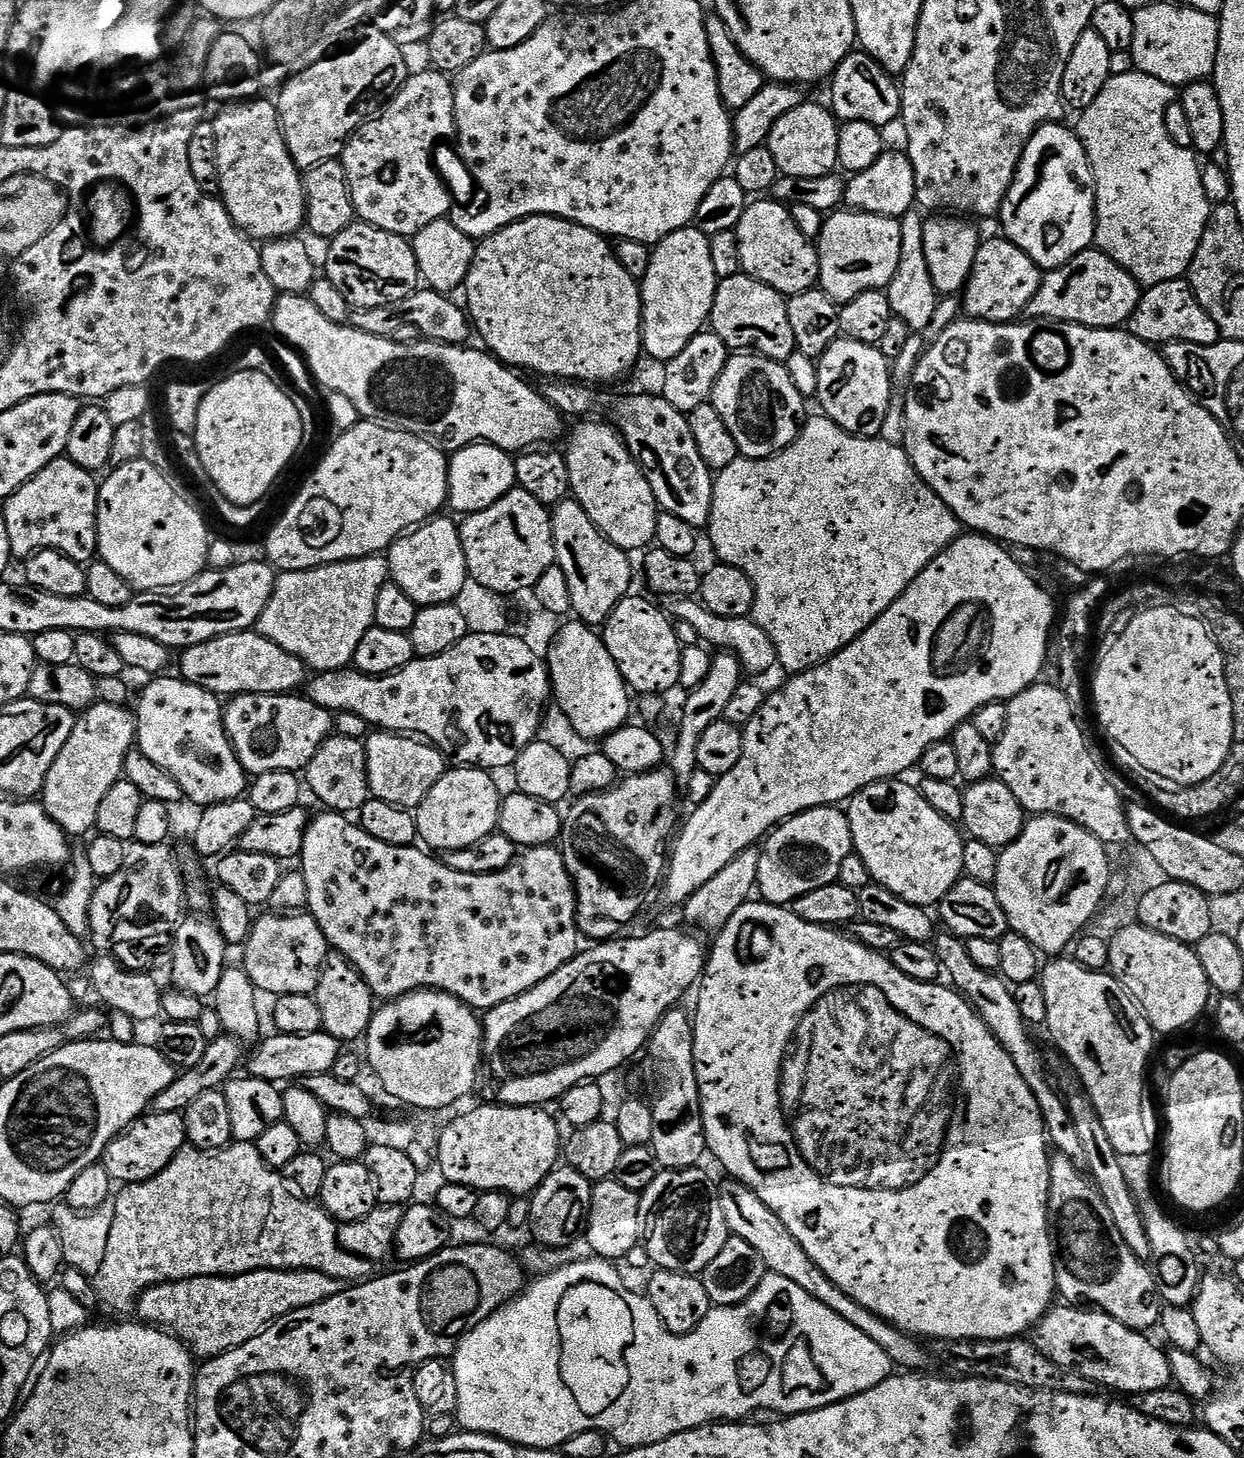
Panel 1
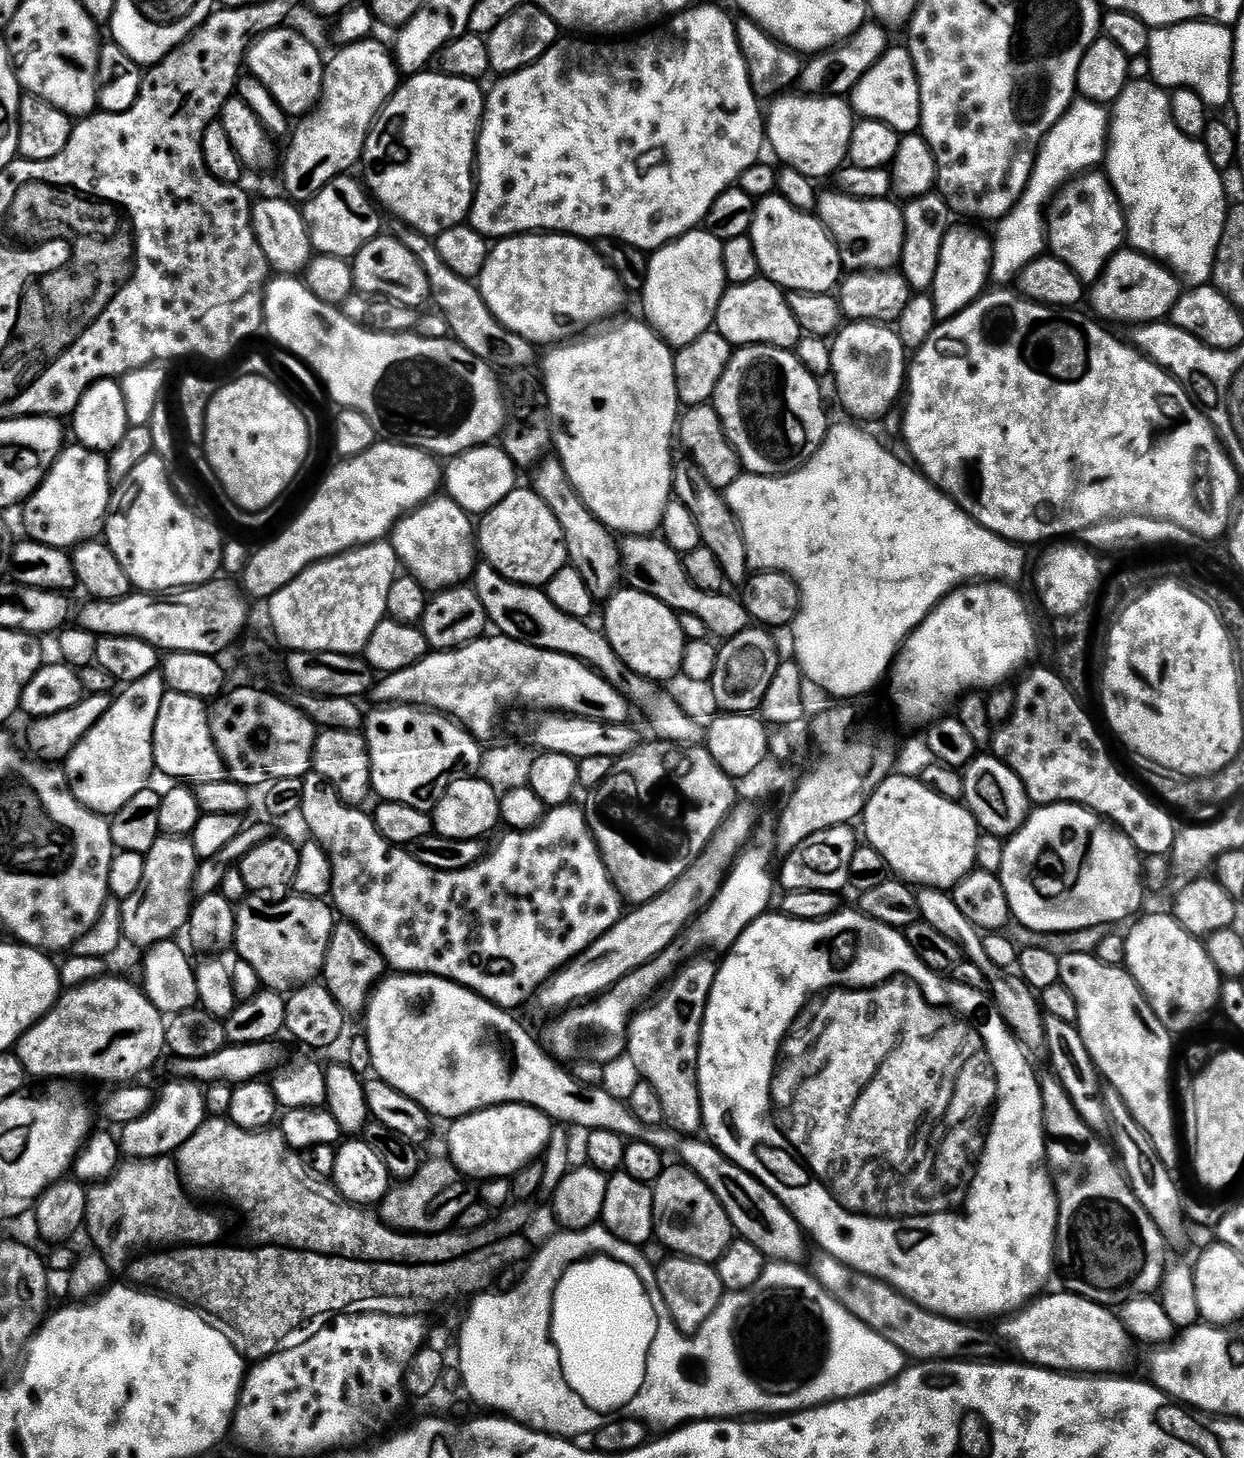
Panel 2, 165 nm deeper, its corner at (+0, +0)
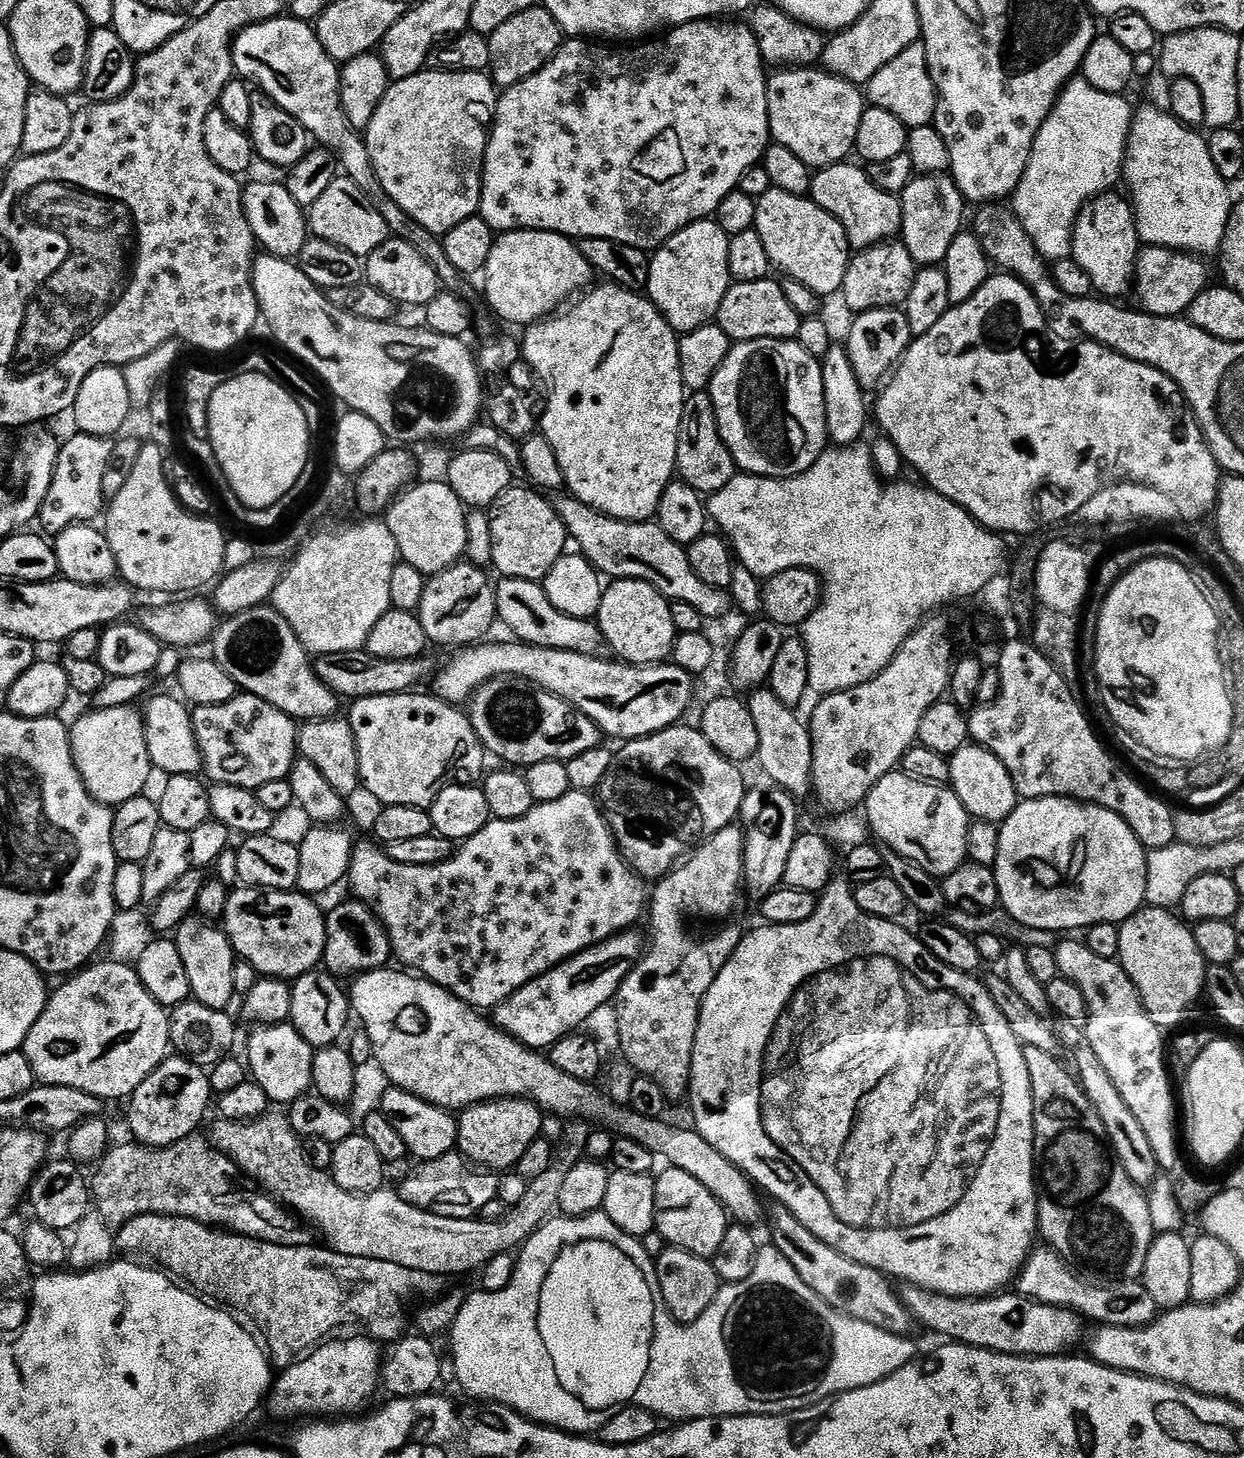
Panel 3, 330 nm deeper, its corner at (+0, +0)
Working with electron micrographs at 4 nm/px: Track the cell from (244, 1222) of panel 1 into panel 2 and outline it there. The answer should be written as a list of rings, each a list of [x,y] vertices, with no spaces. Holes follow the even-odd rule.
[[[209,1118],[205,1120],[204,1125],[197,1130],[194,1134],[194,1138],[190,1138],[180,1147],[180,1151],[175,1153],[174,1160],[178,1165],[178,1176],[182,1181],[183,1187],[187,1189],[189,1193],[205,1192],[208,1196],[221,1196],[222,1199],[229,1200],[229,1202],[248,1219],[248,1228],[252,1231],[253,1238],[256,1239],[253,1241],[260,1246],[297,1248],[303,1252],[317,1252],[323,1256],[350,1258],[351,1260],[361,1260],[362,1262],[370,1262],[371,1264],[449,1264],[464,1256],[462,1254],[462,1244],[460,1244],[460,1230],[435,1232],[429,1236],[422,1236],[415,1232],[397,1232],[395,1229],[389,1228],[375,1211],[369,1210],[364,1206],[357,1206],[345,1202],[338,1195],[335,1187],[333,1187],[331,1183],[325,1182],[325,1184],[323,1184],[322,1181],[315,1180],[315,1178],[308,1173],[308,1168],[304,1165],[304,1160],[300,1156],[303,1155],[301,1155],[297,1149],[289,1148],[286,1138],[280,1133],[279,1127],[273,1126],[262,1132],[247,1132],[227,1118]]]

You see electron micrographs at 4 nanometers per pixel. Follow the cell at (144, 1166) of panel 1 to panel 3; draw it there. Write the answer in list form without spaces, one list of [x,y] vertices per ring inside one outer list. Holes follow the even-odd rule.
[[[180,1054],[169,1055],[168,1059],[163,1060],[153,1072],[138,1086],[138,1090],[130,1097],[132,1109],[126,1113],[129,1126],[132,1127],[132,1135],[139,1143],[149,1145],[154,1148],[164,1148],[166,1145],[178,1142],[182,1138],[193,1135],[196,1128],[204,1120],[204,1115],[208,1112],[208,1103],[214,1100],[212,1082],[209,1073],[200,1065]]]

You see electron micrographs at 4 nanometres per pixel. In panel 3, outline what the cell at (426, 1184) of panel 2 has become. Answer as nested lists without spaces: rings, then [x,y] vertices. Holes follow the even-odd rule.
[[[453,1150],[445,1156],[423,1161],[418,1167],[421,1168],[414,1169],[398,1185],[398,1191],[404,1200],[419,1208],[435,1210],[449,1216],[457,1216],[459,1220],[467,1220],[479,1217],[483,1206],[500,1196],[501,1177],[495,1171],[485,1170],[459,1151]]]

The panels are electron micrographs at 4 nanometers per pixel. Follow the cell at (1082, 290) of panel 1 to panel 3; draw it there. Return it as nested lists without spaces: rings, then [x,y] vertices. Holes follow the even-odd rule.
[[[1141,247],[1136,258],[1134,284],[1140,287],[1140,300],[1143,311],[1151,316],[1183,317],[1188,307],[1209,287],[1208,268],[1199,255],[1191,252],[1179,252],[1177,248]]]

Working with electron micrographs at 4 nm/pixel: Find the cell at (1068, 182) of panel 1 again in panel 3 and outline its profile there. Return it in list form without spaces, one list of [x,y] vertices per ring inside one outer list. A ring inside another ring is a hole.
[[[1105,194],[1103,196],[1096,197],[1095,200],[1092,200],[1091,203],[1085,205],[1083,211],[1080,212],[1079,219],[1076,220],[1076,229],[1072,231],[1072,254],[1071,259],[1074,259],[1078,262],[1078,266],[1082,266],[1082,270],[1086,270],[1086,274],[1090,274],[1090,282],[1092,283],[1093,289],[1101,297],[1104,298],[1124,298],[1120,296],[1124,296],[1128,292],[1128,287],[1131,289],[1134,284],[1134,273],[1136,270],[1136,258],[1140,254],[1140,250],[1142,247],[1142,241],[1140,239],[1140,235],[1136,233],[1136,213],[1129,201],[1127,199],[1124,200],[1120,196],[1116,196],[1117,194]]]

